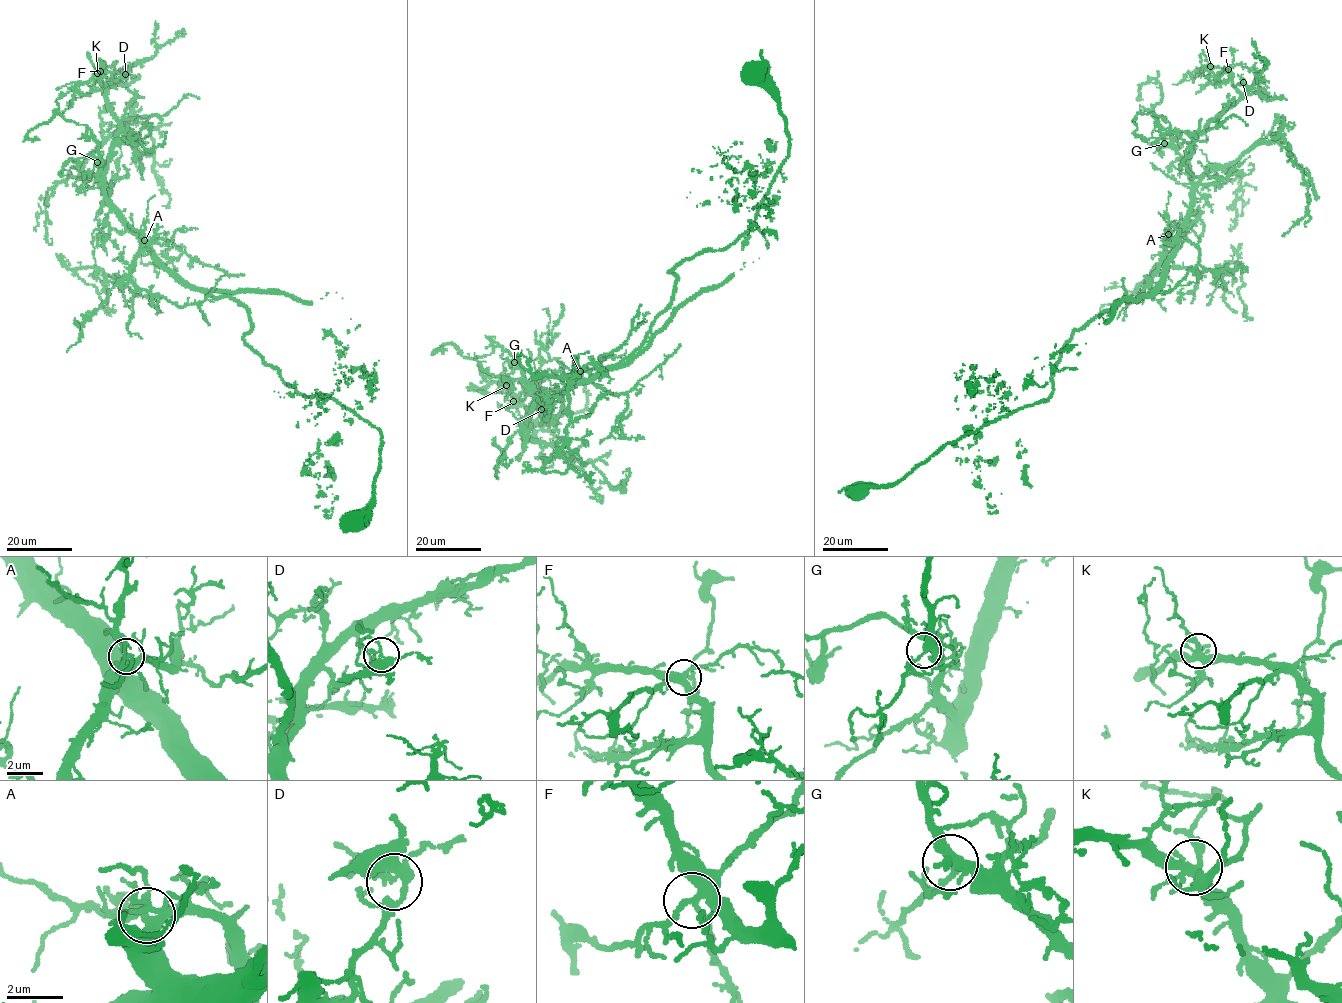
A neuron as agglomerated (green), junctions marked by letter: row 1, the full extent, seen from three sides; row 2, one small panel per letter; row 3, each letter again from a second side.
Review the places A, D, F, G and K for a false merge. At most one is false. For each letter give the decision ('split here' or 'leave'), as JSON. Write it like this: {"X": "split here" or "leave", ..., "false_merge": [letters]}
{"A": "leave", "D": "leave", "F": "leave", "G": "leave", "K": "leave", "false_merge": []}

